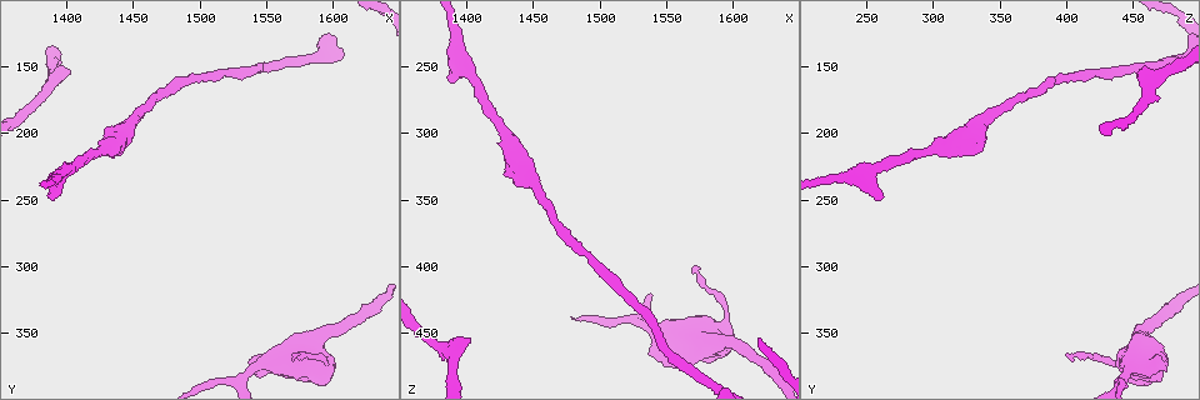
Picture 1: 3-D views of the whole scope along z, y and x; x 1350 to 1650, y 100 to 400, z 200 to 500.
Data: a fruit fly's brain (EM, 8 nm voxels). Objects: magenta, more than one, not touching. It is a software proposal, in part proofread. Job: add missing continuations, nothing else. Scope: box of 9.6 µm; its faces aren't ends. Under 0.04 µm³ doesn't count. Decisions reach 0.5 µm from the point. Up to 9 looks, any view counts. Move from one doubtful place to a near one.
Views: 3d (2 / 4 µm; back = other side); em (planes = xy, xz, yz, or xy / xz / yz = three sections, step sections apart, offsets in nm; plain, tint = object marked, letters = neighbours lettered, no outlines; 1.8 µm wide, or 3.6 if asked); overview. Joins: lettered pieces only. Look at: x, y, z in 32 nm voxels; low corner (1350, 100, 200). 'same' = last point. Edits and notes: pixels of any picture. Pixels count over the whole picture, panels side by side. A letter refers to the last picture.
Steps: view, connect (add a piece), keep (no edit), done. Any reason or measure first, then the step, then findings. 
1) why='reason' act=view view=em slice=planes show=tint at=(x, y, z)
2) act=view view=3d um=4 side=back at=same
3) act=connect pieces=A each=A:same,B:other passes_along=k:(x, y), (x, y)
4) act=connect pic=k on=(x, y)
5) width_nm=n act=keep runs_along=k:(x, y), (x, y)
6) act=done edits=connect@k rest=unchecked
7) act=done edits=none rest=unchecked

why='calibre changes' act=view view=em slice=planes show=letters at=(1596, 348, 454)

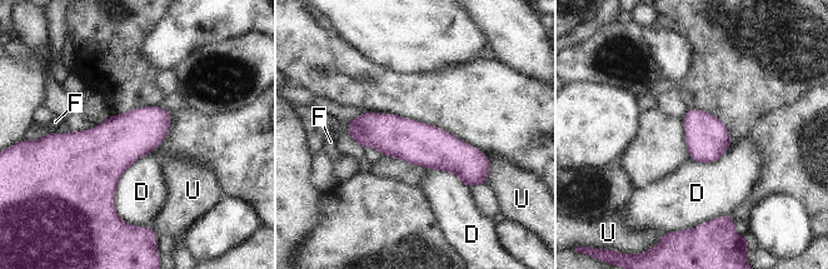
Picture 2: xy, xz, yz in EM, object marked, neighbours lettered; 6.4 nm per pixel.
width_nm=280 act=keep each=D:other,F:other,U:other border=2:(148, 153), (118, 183), (118, 217) found='none of them fits'

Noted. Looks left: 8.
why='stops while still wide' act=view view=em slice=planes show=letters at=(1536, 370, 464)

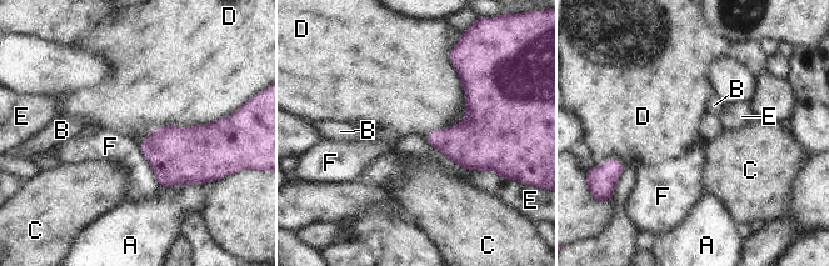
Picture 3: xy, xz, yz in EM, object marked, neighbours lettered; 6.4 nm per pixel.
act=keep each=A:other,B:other,C:other,D:other,E:other,F:other border=3:(449, 51), (464, 118), (424, 136) found='no lettered piece goes on from it'

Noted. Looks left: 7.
why='free end' act=view view=3d um=4 at=(1570, 364, 402)

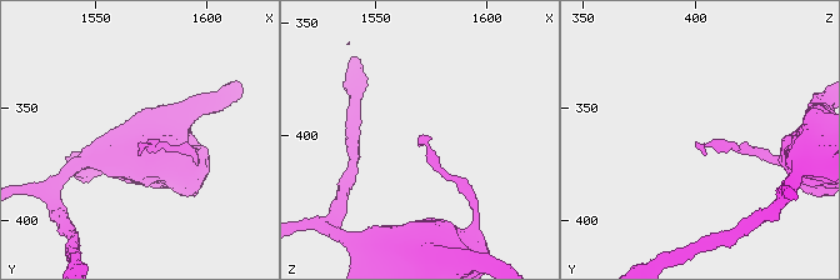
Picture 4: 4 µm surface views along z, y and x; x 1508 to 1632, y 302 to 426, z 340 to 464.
why='now the EM' act=view view=em slice=planes show=letters at=(1569, 364, 401)

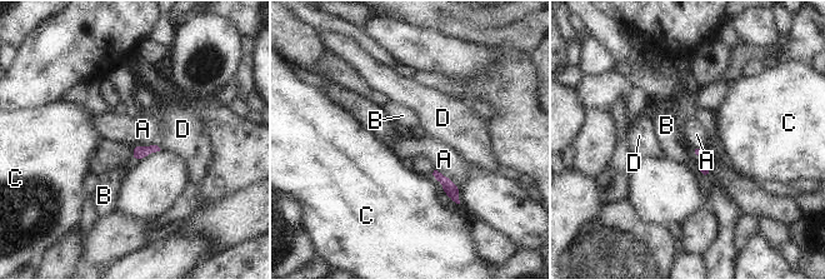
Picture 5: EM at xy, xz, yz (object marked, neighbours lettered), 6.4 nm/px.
longest_contact=A:170nm act=keep each=A:other,B:other,C:other,D:other found='no lettered piece goes on from it'

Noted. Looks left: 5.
why='branch stops here' act=view view=3d um=4 at=(1388, 246, 260)

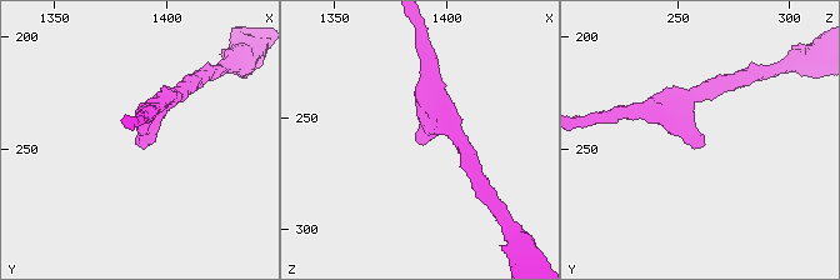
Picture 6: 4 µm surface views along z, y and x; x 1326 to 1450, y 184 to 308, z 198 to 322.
why='now the EM' act=view view=em um=3.6 slice=xy step=4 show=letters at=(1387, 249, 262)

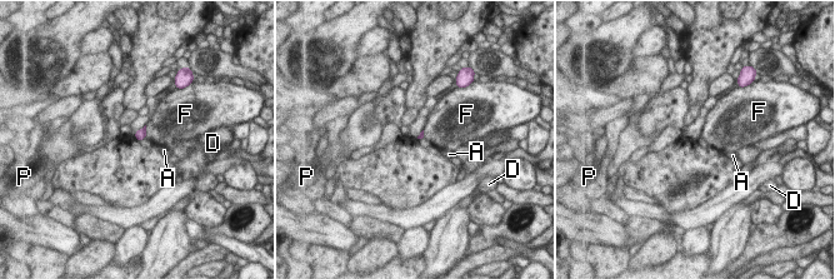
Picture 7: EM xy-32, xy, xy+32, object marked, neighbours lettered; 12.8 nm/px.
act=keep each=A:other,D:other,F:other,P:other border=7:(145, 125), (146, 136) found='none of them fits'

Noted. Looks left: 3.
act=done edits=none rest=unchecked

